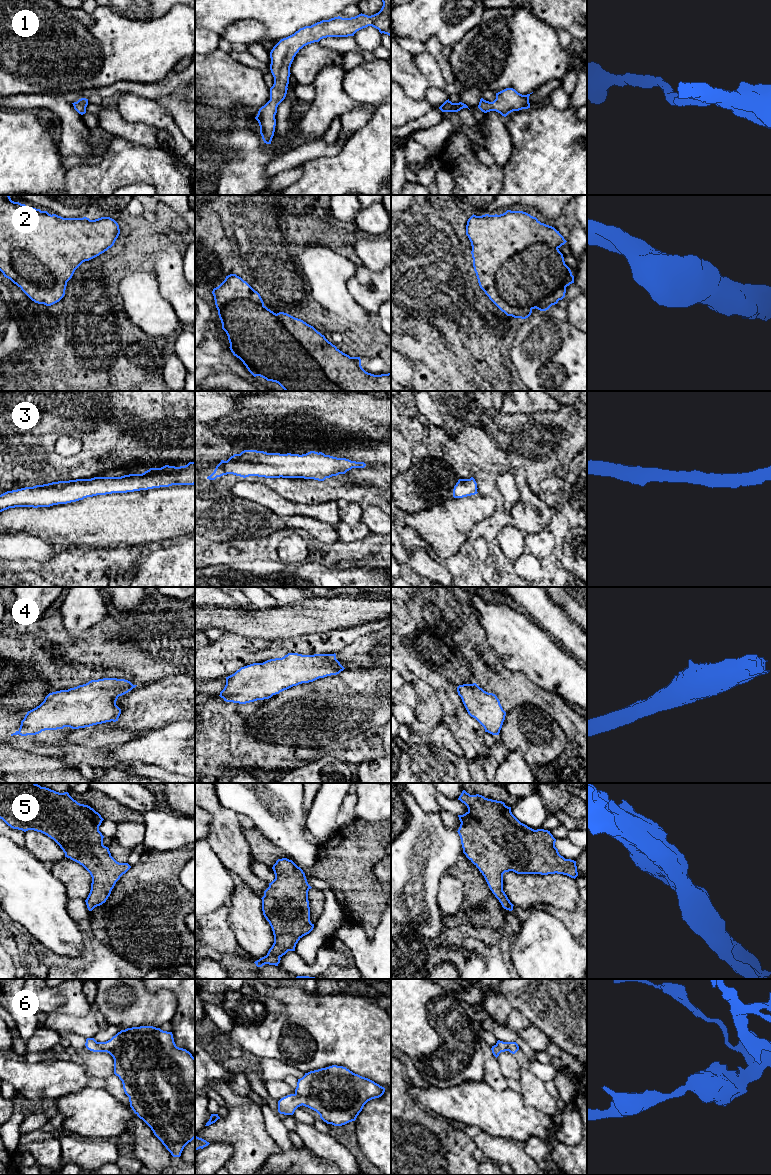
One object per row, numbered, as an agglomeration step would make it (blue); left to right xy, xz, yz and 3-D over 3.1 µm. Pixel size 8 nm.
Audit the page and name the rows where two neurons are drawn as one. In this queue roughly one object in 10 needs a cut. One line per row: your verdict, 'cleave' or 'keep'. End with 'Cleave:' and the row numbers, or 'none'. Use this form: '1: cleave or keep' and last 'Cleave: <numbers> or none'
1: keep
2: keep
3: keep
4: keep
5: keep
6: keep
Cleave: none

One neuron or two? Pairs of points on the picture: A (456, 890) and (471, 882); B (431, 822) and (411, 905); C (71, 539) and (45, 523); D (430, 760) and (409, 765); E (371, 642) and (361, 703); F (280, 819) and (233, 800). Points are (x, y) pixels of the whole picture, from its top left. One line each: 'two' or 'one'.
A: two
B: one
C: one
D: one
E: two
F: one

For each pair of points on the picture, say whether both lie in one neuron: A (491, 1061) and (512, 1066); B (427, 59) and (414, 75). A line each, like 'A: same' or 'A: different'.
A: different
B: different

